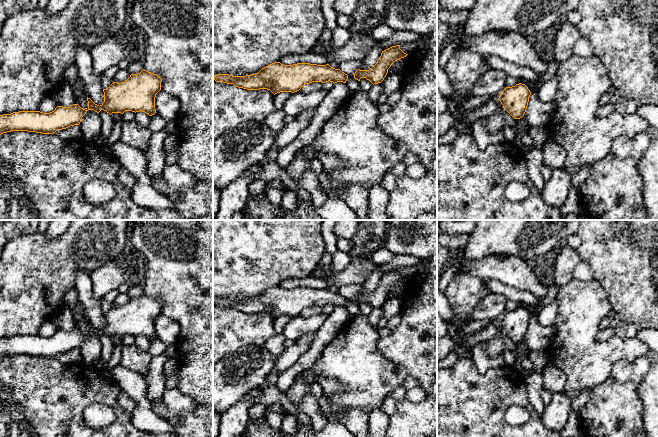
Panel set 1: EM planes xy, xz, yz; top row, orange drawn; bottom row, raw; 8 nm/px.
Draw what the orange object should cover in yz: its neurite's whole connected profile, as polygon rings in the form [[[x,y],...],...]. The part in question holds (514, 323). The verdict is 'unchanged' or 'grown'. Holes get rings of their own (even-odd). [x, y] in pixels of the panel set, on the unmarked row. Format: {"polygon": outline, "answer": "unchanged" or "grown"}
{"polygon": [[[519,307],[512,311],[506,311],[498,323],[514,343],[520,343],[526,336],[530,319],[528,311]]], "answer": "unchanged"}

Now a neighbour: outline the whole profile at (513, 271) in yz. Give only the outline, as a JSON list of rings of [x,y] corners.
[[[460,249],[453,254],[452,260],[456,268],[454,276],[466,270],[471,276],[482,279],[498,280],[503,284],[518,290],[529,291],[540,300],[542,300],[549,292],[548,287],[538,280],[534,271],[528,266],[526,260],[518,256],[489,255],[480,260],[470,260],[465,257],[464,249]]]

